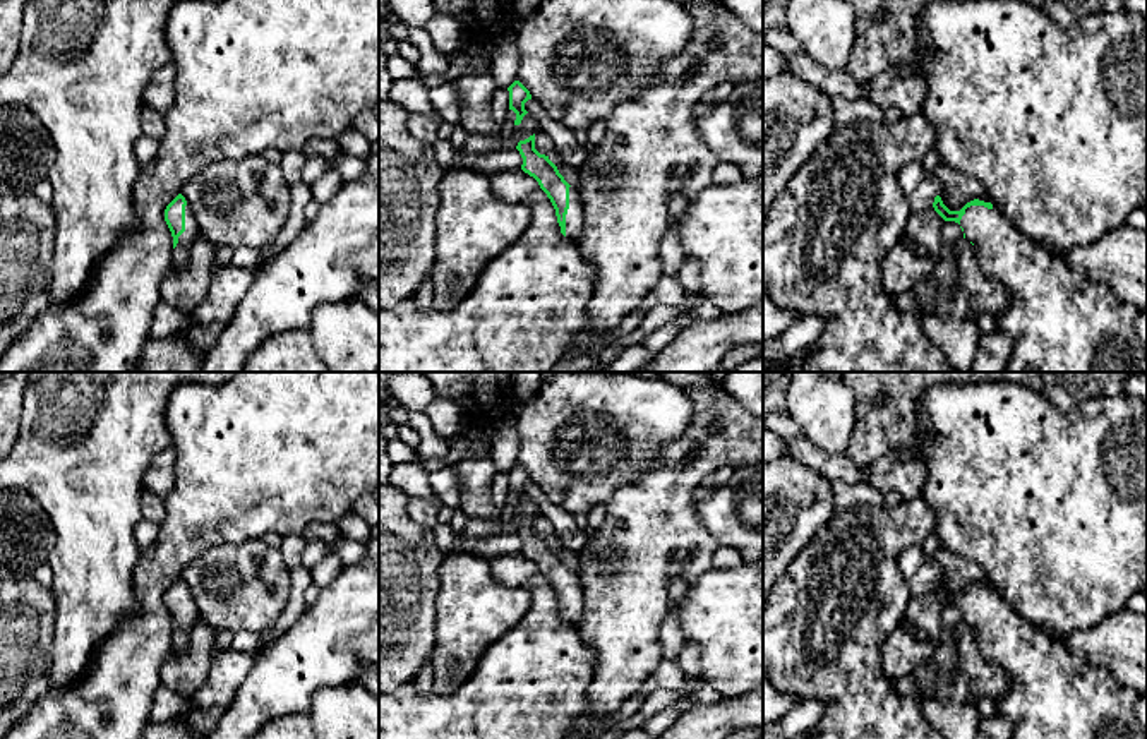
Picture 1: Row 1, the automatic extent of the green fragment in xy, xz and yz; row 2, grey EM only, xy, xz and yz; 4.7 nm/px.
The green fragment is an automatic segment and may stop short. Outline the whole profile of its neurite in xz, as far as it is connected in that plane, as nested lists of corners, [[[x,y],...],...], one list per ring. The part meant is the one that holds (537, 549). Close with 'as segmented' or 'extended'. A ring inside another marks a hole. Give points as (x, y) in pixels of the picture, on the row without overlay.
[[[535,518],[525,525],[519,525],[516,533],[523,542],[521,554],[533,561],[550,583],[555,593],[557,607],[561,610],[561,617],[567,624],[578,628],[583,612],[583,590],[580,574],[564,564],[549,540],[540,538],[535,533]]] | extended

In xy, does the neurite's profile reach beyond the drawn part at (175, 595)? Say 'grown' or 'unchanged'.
grown

